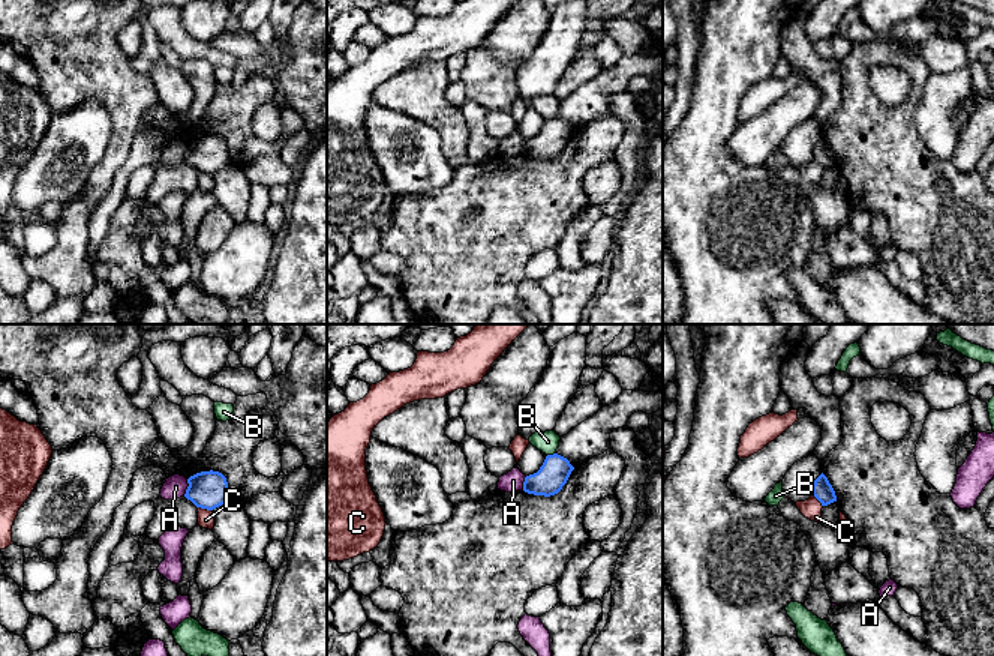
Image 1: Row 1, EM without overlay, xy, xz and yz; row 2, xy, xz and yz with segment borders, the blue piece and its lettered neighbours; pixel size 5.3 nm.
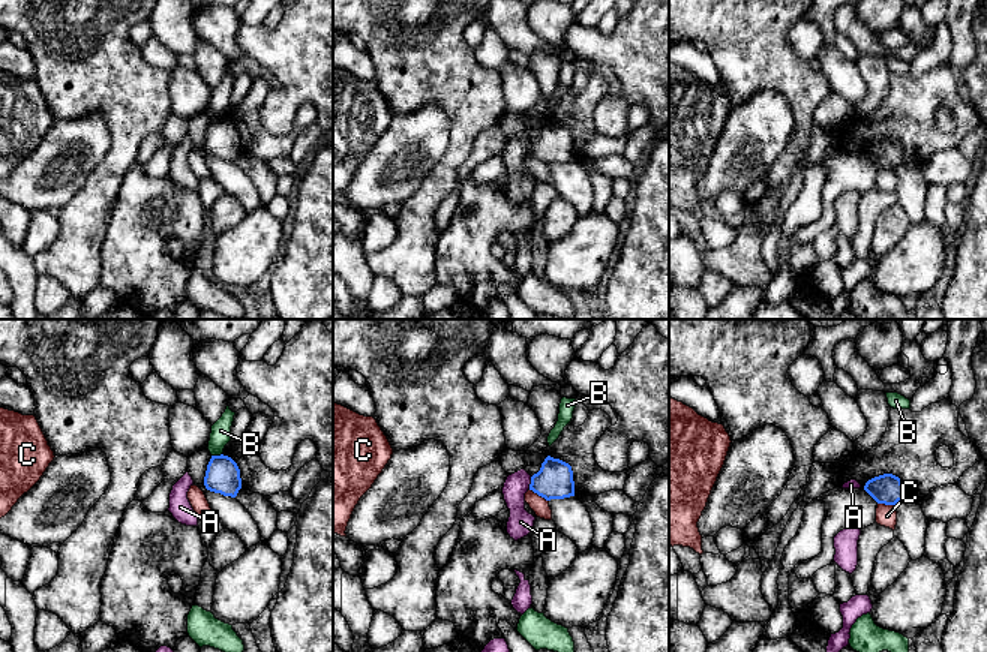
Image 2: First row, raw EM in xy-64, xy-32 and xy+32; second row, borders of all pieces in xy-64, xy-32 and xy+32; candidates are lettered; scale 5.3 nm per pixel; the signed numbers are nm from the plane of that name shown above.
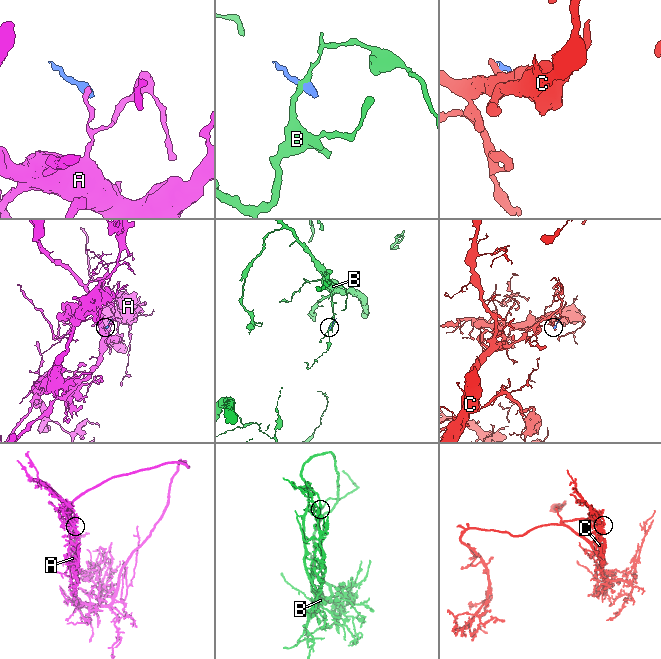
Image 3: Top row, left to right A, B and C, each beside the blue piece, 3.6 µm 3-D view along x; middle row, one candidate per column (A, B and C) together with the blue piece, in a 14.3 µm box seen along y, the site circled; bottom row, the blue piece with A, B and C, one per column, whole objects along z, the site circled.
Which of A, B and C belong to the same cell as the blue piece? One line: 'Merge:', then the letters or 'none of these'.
Merge: none of these

